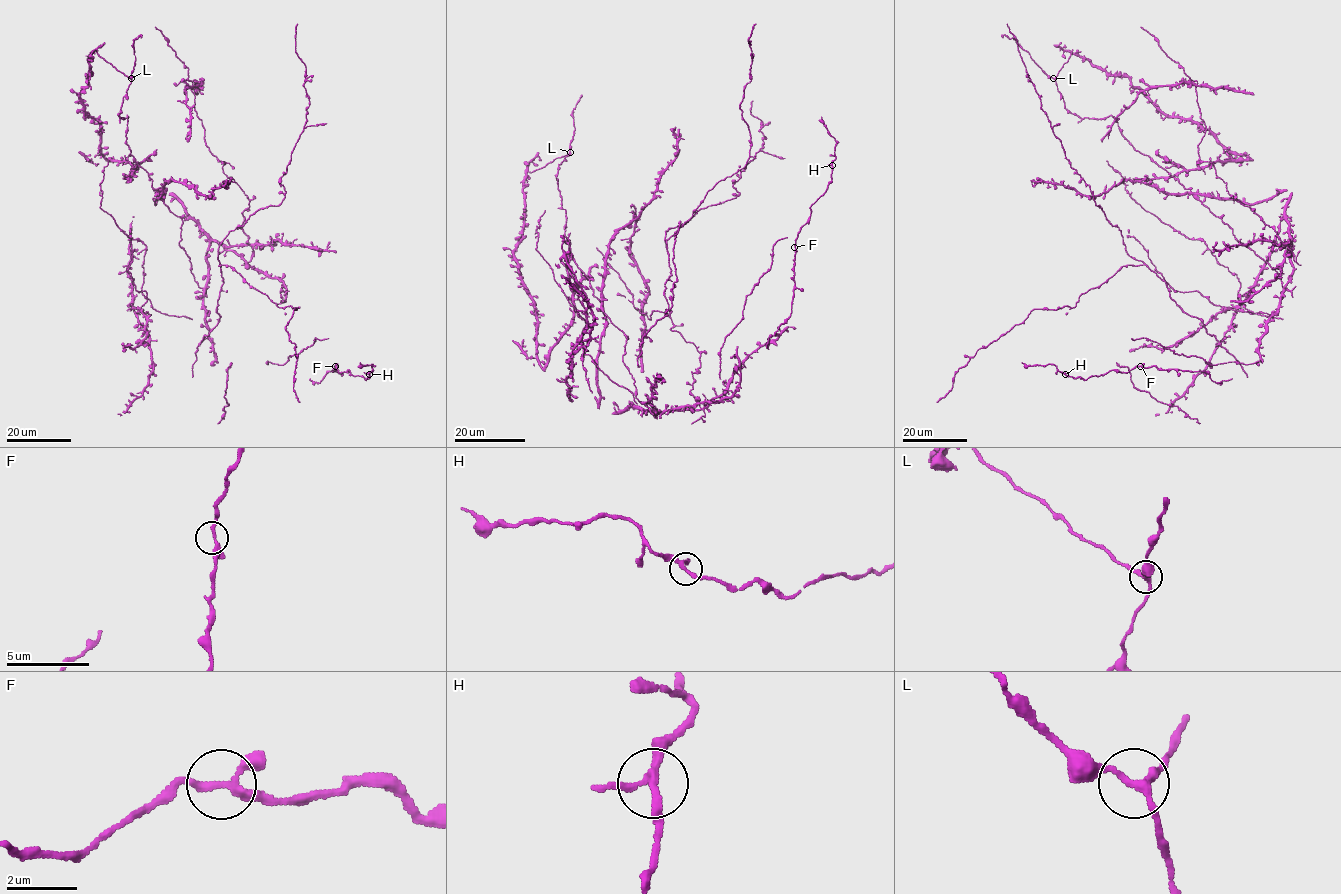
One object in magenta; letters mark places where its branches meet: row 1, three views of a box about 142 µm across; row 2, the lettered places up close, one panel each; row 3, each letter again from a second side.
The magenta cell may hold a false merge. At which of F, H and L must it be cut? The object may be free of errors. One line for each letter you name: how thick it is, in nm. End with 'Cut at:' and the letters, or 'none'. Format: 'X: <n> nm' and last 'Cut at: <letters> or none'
Cut at: none

